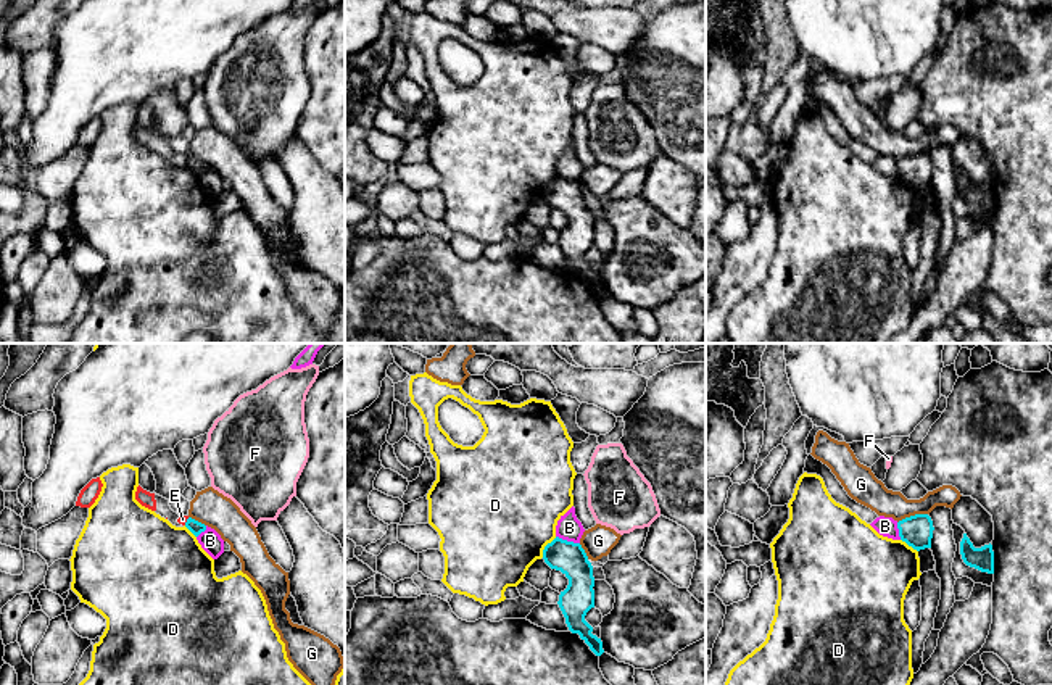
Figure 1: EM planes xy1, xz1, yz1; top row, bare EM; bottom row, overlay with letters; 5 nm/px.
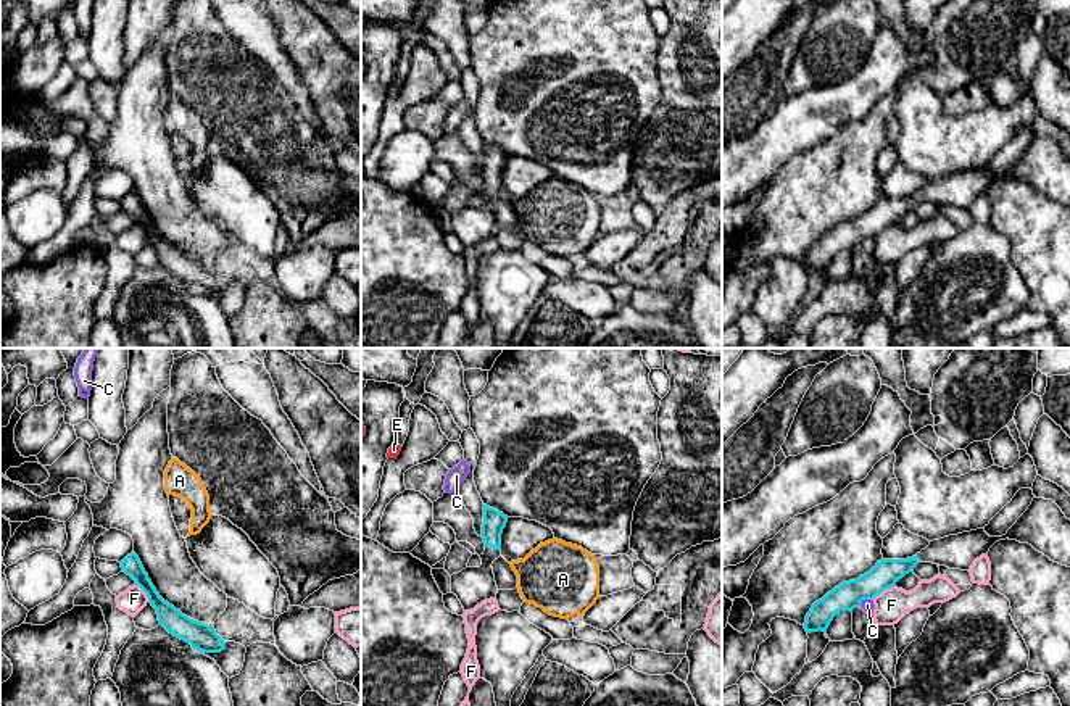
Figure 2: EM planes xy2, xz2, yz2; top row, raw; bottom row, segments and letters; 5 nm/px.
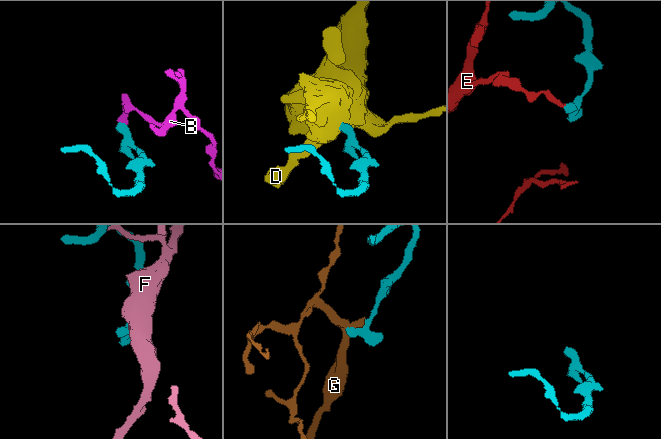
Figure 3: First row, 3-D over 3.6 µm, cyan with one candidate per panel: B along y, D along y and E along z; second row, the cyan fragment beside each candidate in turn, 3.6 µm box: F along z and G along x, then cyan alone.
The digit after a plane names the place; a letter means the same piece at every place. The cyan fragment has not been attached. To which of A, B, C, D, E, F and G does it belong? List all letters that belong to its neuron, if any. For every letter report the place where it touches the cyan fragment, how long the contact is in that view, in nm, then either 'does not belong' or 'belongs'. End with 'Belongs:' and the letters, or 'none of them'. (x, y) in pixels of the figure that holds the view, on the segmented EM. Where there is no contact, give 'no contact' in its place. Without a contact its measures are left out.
A: xy2 (210, 626) | 30 nm | does not belong
B: xz1 (566, 540) | 130 nm | does not belong
C: yz2 (866, 598) | 80 nm | does not belong
D: xz1 (545, 547) | 130 nm | does not belong
E: xy1 (187, 521) | 50 nm | does not belong
F: yz2 (882, 590) | 130 nm | does not belong
G: yz1 (912, 516) | 160 nm | does not belong
Belongs: none of them

